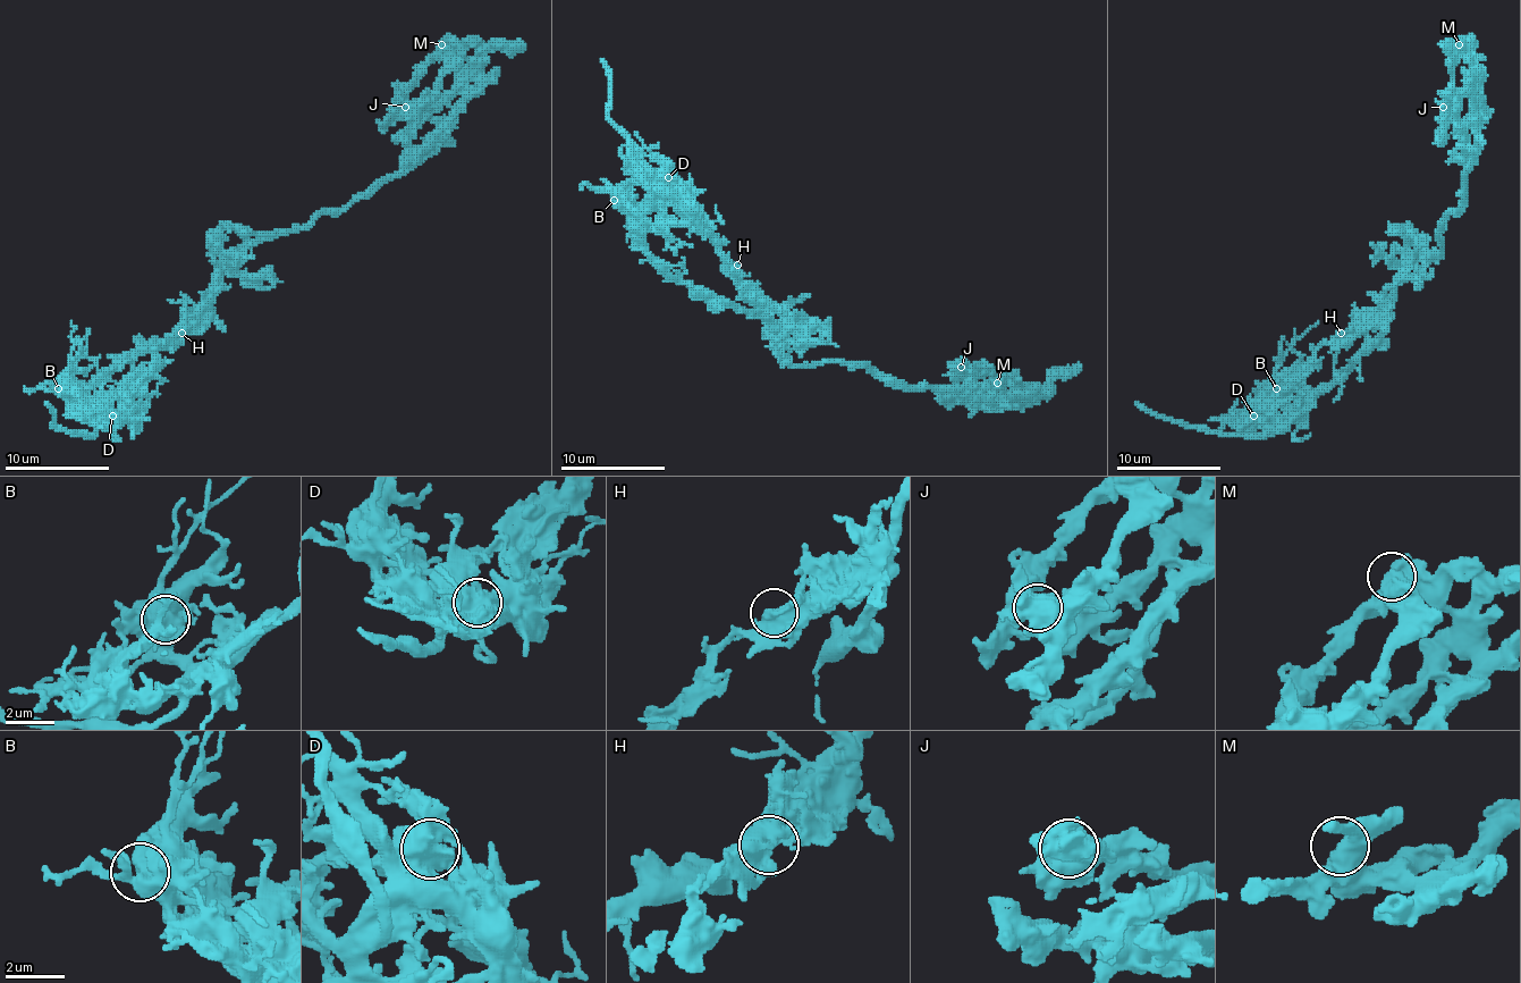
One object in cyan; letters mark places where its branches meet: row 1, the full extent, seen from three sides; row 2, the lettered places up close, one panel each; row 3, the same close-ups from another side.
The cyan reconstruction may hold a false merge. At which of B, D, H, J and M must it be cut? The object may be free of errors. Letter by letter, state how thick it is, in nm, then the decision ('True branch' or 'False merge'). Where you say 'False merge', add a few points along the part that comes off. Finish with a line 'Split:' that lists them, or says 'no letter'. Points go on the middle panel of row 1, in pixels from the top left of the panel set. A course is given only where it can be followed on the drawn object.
B: Thickness 950 nm. True branch
D: Thickness 1050 nm. False merge. Course of the part to remove: (668, 176), (664, 192), (708, 232), (726, 268), (754, 300), (768, 302), (786, 314)
H: Thickness 650 nm. True branch
J: Thickness 1150 nm. True branch
M: Thickness 800 nm. True branch
Split: D

